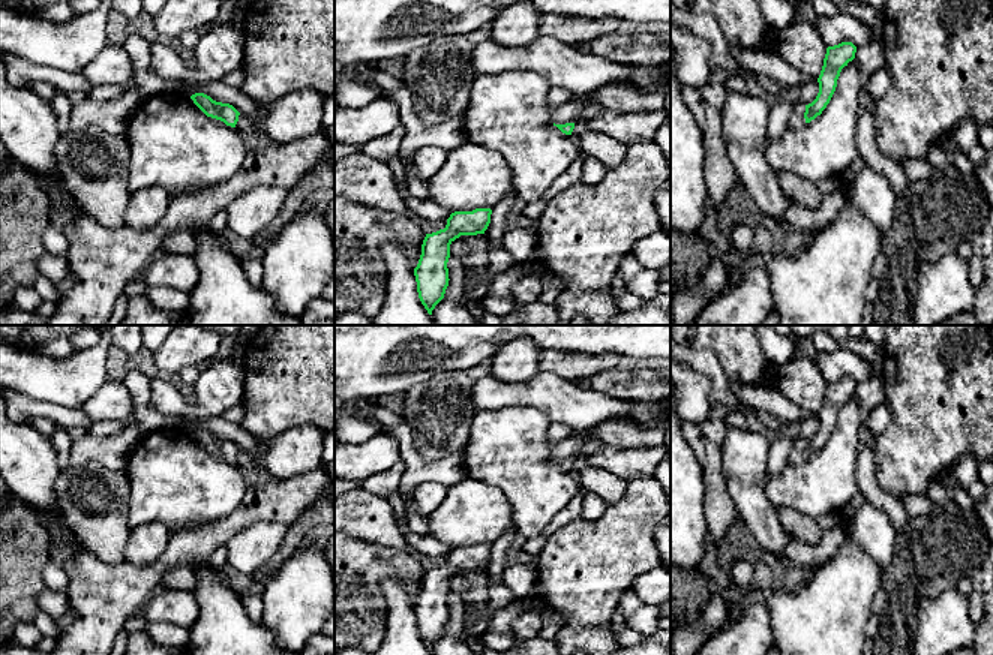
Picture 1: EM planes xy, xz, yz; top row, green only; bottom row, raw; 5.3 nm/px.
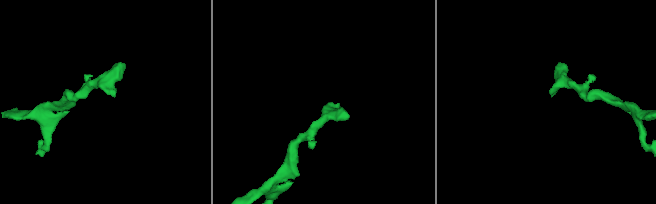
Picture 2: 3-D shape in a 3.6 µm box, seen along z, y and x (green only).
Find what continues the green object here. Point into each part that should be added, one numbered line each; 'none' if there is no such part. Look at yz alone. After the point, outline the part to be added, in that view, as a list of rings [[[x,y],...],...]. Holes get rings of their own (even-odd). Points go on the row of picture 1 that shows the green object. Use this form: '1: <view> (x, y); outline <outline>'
1: yz (797, 120); outline [[[795,102],[795,108],[794,108],[792,115],[789,118],[789,127],[801,129],[802,126],[806,126],[804,112],[806,112],[806,105],[801,102]]]

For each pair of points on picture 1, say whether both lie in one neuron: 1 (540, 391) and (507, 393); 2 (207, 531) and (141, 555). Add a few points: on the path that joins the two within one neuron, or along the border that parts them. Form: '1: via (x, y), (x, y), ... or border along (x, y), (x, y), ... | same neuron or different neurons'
1: via (533, 393), (515, 393) | same neuron
2: border along (173, 531), (168, 546), (153, 562), (137, 565) | different neurons

